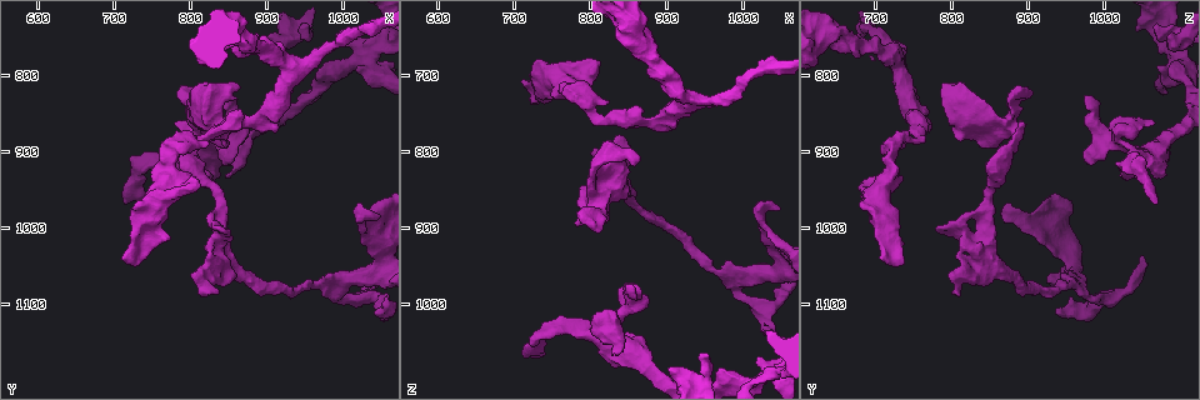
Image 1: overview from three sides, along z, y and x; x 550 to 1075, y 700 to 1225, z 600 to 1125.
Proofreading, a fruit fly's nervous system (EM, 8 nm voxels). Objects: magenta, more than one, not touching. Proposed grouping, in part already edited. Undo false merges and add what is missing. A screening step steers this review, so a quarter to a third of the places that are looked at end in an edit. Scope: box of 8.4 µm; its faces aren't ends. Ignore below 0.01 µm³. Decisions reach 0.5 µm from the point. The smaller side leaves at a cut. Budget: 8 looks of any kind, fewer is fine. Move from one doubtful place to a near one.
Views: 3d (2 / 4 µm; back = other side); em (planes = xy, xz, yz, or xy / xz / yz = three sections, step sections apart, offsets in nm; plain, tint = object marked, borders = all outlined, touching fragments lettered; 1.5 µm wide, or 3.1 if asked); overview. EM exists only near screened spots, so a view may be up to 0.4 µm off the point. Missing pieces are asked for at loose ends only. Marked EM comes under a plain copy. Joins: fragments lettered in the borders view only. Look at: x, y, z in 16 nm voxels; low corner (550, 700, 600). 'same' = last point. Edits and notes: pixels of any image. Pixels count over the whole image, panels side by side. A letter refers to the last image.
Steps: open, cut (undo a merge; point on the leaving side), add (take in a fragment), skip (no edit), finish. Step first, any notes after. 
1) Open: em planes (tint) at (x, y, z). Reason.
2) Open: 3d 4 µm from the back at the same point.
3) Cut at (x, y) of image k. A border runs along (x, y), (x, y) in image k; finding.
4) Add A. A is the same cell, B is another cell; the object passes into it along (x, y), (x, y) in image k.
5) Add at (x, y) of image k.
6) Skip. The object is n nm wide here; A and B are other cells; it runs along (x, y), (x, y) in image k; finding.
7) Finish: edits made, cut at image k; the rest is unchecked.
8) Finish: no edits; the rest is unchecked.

Open: 3d 4 µm at (820, 885, 765). Abrupt turn.

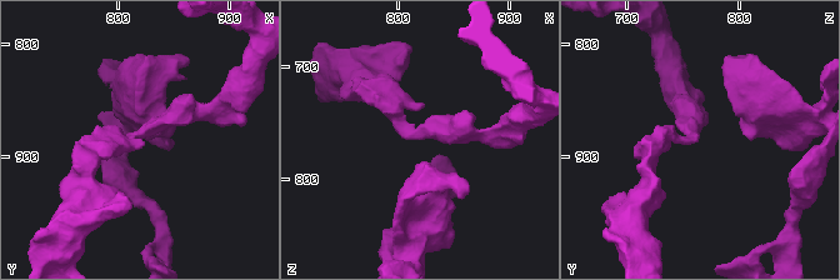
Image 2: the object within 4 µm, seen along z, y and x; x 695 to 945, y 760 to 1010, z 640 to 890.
Open: em yz step 4 (tint) at (814, 882, 762). The arms are 240, 260 nm wide; shape alone is not enough.

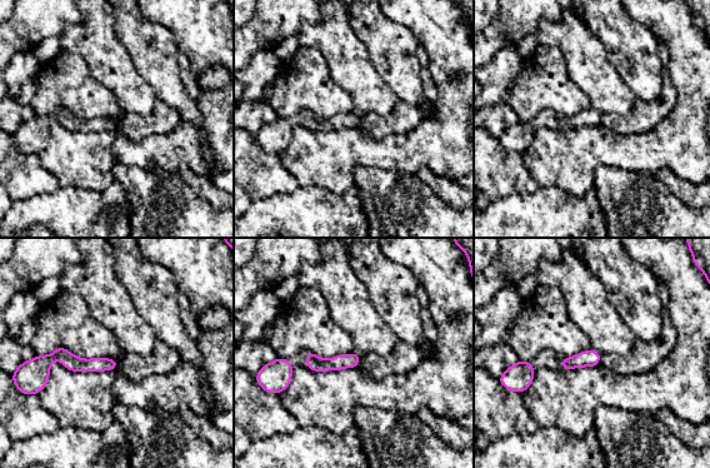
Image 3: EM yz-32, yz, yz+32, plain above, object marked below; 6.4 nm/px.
Open: em yz step 4 (borders) at the same point.

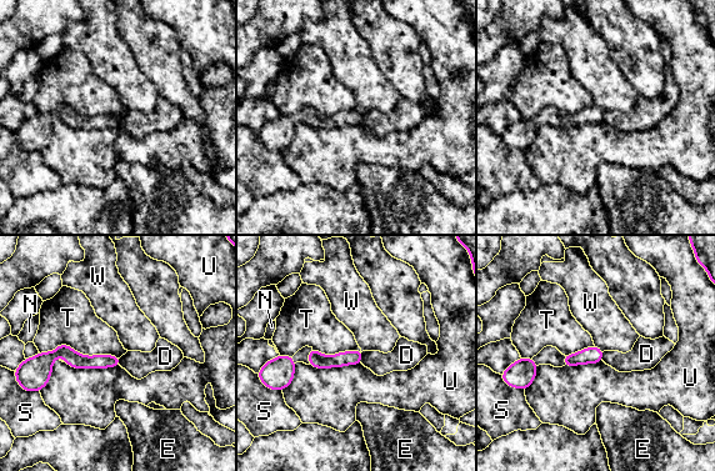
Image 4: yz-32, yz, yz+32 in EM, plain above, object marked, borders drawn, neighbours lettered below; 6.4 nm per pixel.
Skip. The longest contact is with T, 500 nm; D, E, N, S, T, U and W are other cells; it runs along (116, 360), (56, 352), (45, 365) in image 4; one neuron here.

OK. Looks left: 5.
Open: em xy step 8 (tint) at (835, 1010, 815).

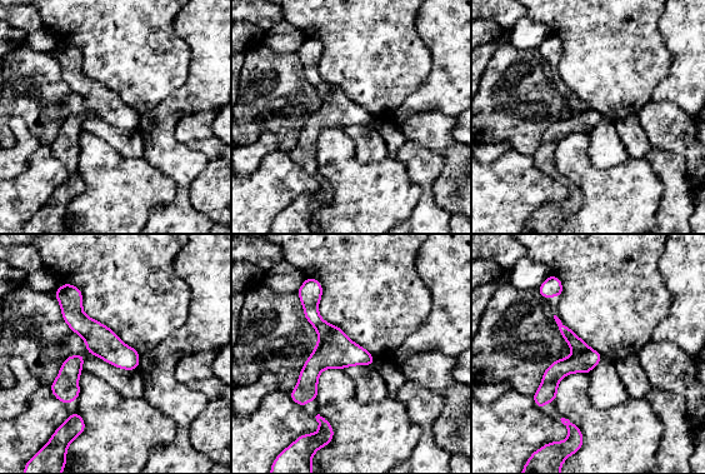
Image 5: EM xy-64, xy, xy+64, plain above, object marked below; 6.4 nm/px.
Open: em planes (tint) at the same point.

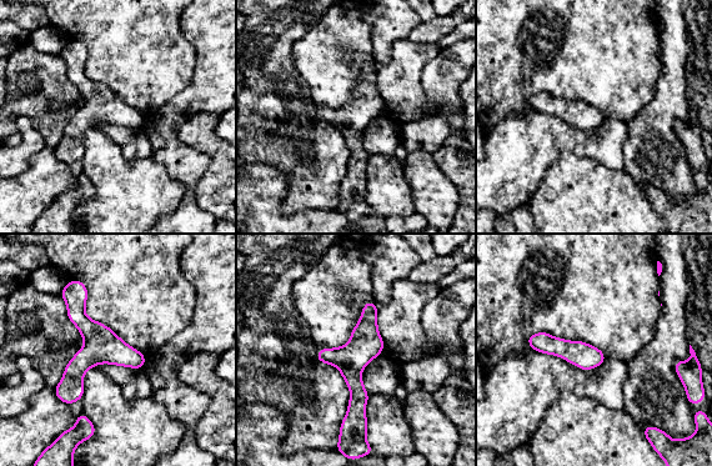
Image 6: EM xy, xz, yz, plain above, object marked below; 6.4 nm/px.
Open: em planes (borders) at the same point.

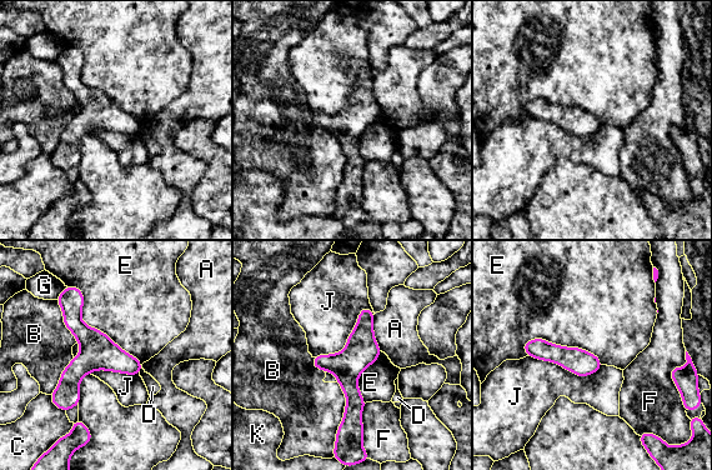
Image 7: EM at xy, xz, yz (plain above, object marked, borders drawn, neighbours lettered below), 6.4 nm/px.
Skip. A, B, C, D, E, F, G, J and K are other cells; it runs along (366, 311), (346, 434) in image 7; one neuron here.

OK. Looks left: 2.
Finish: no edits; the rest is unchecked.

